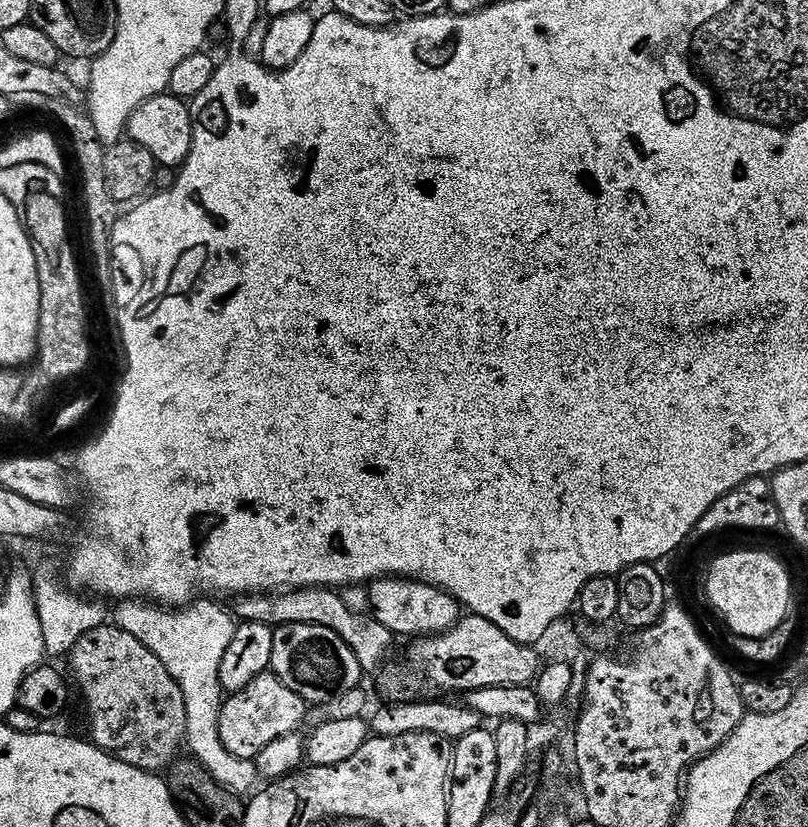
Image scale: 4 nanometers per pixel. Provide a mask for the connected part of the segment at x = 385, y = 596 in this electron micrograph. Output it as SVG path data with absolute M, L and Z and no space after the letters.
M379 578L371 581L368 590L368 600L372 603L371 615L397 637L412 636L415 632L436 634L451 629L462 616L461 605L451 596L416 578Z

